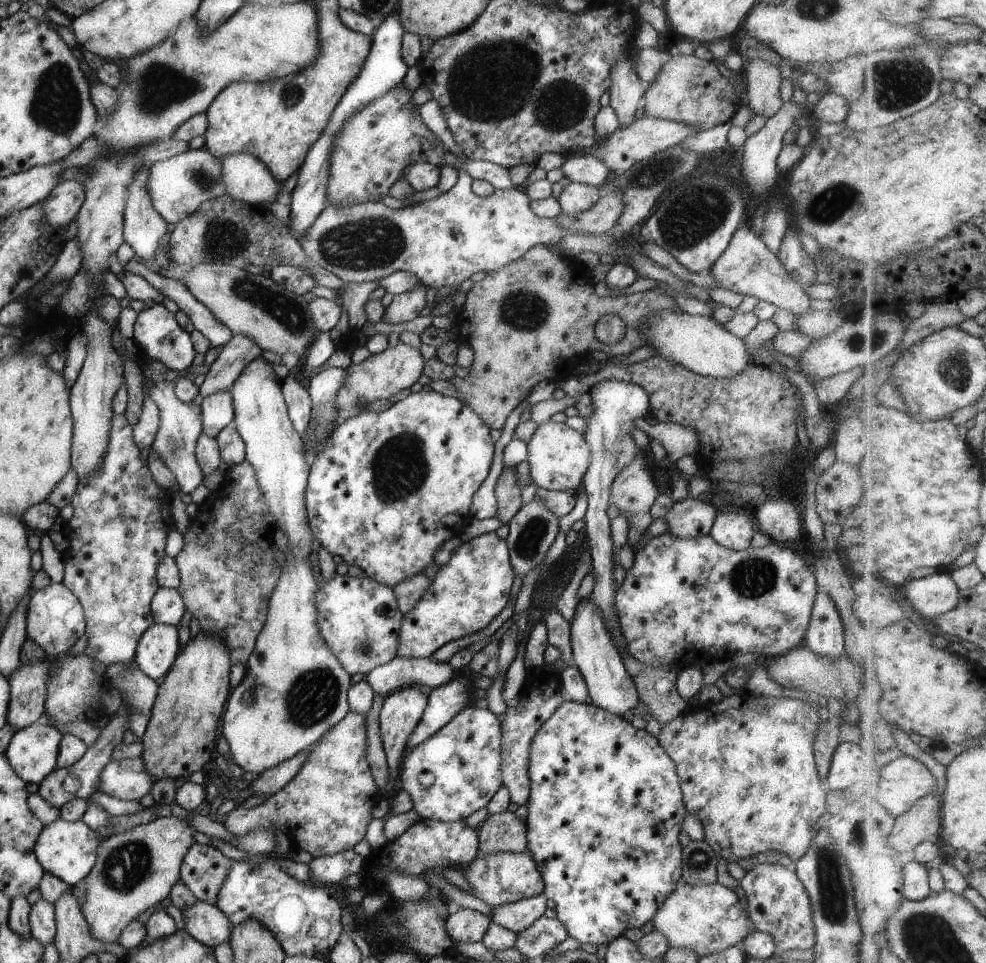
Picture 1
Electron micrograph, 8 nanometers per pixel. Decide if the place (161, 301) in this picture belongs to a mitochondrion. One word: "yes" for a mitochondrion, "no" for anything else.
no

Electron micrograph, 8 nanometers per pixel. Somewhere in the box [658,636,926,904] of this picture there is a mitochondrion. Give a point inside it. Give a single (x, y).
(697, 860)

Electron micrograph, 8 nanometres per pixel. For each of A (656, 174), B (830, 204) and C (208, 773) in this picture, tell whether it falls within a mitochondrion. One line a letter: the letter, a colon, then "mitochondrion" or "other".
A: mitochondrion
B: mitochondrion
C: other

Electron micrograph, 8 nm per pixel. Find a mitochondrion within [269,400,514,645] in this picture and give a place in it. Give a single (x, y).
(400, 467)

